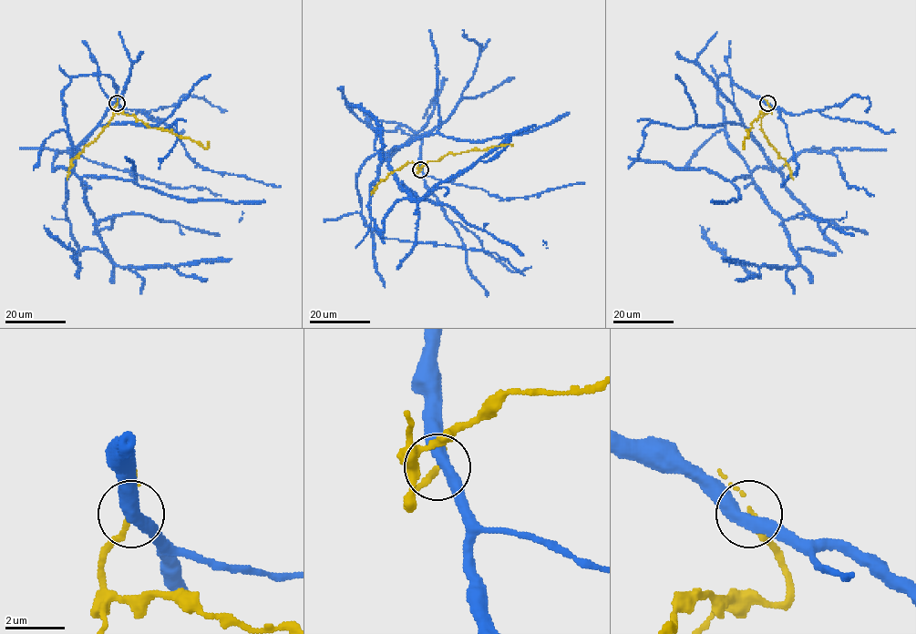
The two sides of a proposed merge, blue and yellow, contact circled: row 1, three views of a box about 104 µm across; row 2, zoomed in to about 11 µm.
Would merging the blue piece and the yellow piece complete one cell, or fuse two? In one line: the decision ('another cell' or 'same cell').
another cell

